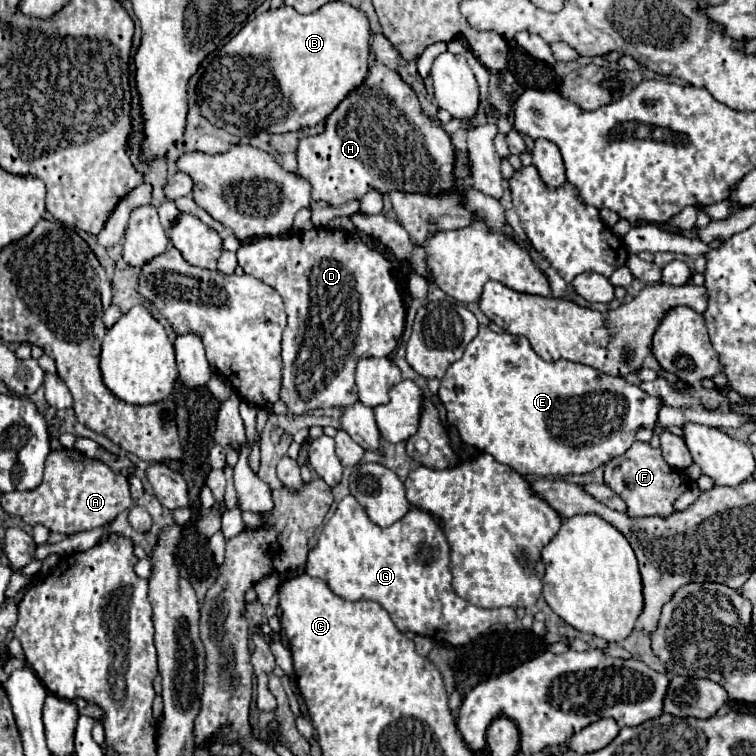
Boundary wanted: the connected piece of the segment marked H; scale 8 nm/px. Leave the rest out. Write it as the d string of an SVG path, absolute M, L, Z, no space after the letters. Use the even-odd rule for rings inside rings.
M374 60L368 68L364 82L352 90L336 110L326 118L322 134L306 136L298 144L298 176L312 186L312 200L326 202L328 206L344 206L350 200L360 200L366 192L376 190L388 194L392 190L440 196L456 186L454 178L454 146L444 132L438 118L430 118L422 112L422 104L414 90L402 80L402 76L380 60Z

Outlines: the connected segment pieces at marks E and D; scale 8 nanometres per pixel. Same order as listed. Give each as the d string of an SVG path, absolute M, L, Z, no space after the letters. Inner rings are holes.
M480 326L478 336L466 346L464 356L446 370L438 396L448 410L448 422L456 426L466 444L492 454L498 462L512 466L518 474L532 476L588 474L596 470L624 454L636 440L640 428L654 430L662 408L660 396L650 396L624 378L608 376L592 366L568 360L544 362L524 336L508 332L498 334L488 326Z
M312 228L292 236L266 236L238 248L238 264L242 270L264 284L272 286L284 300L288 326L282 336L282 392L280 398L288 406L288 414L302 416L310 408L344 406L358 400L354 384L354 368L364 356L390 356L404 332L404 300L392 276L390 260L340 230Z

